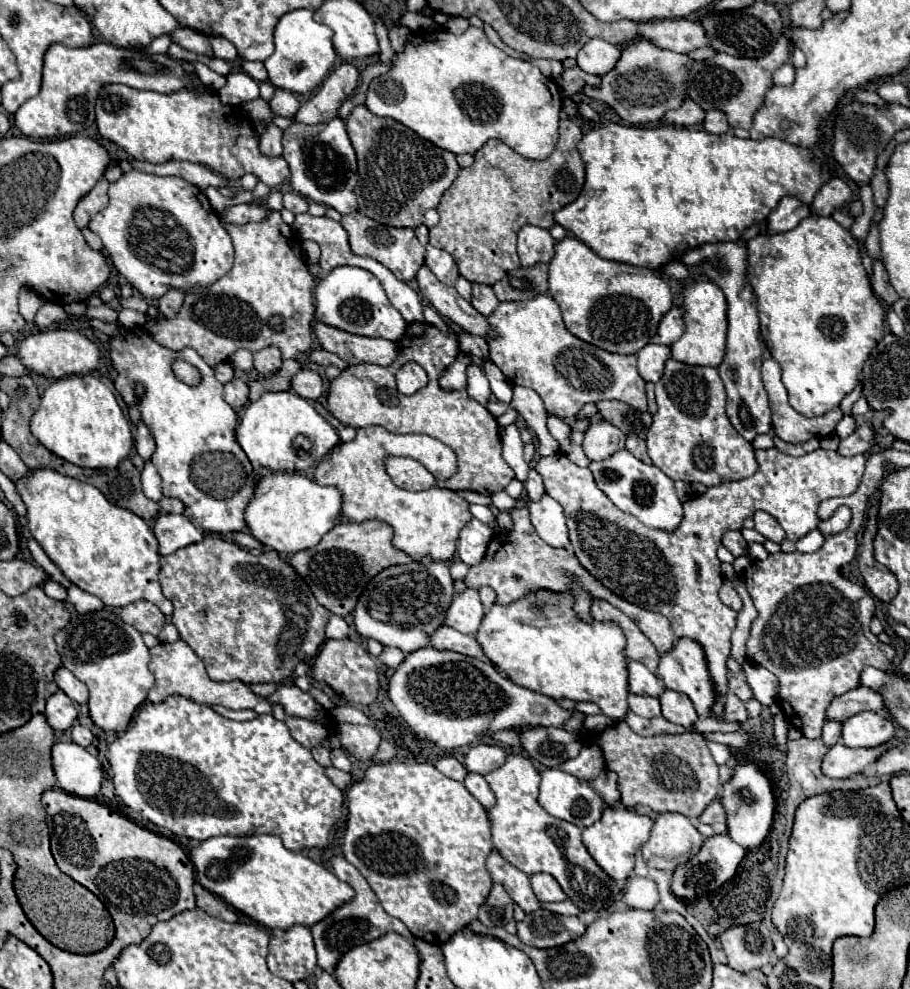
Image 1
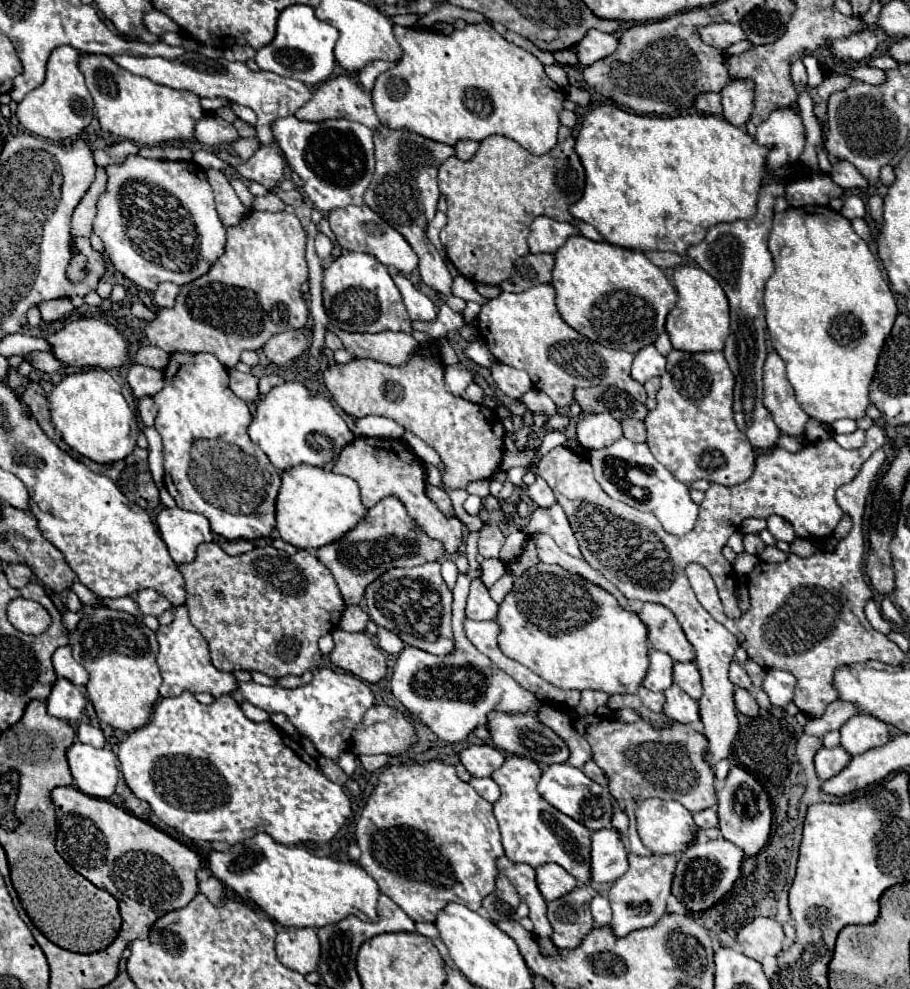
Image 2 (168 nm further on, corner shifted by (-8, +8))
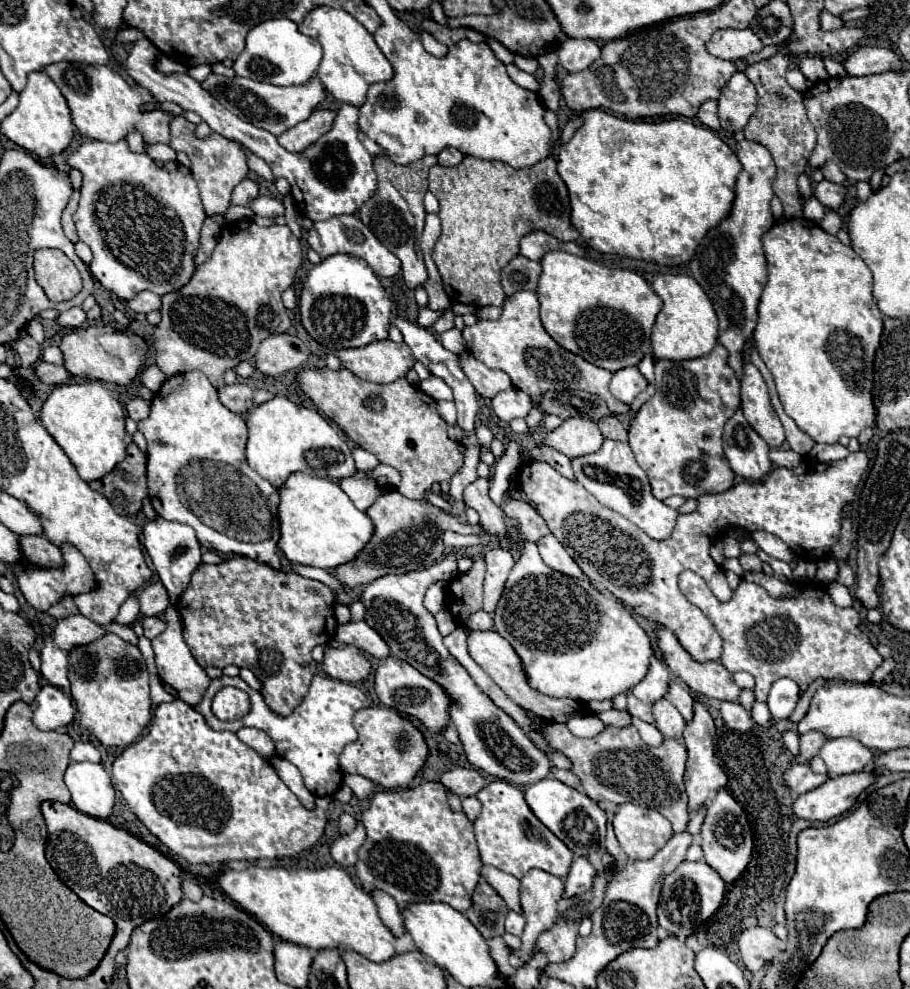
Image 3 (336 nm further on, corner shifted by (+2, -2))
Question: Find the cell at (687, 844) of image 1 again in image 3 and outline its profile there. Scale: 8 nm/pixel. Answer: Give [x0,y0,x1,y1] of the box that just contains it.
[613,803,673,859]

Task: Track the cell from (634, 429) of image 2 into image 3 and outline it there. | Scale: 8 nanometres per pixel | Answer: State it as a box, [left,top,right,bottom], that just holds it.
[599,417,627,441]

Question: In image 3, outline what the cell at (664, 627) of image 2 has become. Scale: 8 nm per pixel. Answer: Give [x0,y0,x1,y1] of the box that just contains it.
[657,627,741,701]

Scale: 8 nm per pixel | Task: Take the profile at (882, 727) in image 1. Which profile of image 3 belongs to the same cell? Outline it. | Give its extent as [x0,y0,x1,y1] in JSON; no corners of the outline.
[819,739,875,775]

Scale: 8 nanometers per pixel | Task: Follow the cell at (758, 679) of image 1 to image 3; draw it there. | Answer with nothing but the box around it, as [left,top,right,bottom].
[767,679,799,719]

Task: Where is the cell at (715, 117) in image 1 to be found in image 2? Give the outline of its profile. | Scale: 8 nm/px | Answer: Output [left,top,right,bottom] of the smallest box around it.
[723,79,755,127]

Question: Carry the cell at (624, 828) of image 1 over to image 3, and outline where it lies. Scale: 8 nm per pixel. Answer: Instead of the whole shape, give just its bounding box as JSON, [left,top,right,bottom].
[565,857,597,897]

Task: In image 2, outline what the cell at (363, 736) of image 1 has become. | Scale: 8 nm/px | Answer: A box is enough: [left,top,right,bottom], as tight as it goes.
[351,705,417,757]

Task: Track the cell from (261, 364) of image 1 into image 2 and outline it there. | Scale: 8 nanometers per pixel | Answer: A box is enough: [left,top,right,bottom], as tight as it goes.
[263,329,309,365]

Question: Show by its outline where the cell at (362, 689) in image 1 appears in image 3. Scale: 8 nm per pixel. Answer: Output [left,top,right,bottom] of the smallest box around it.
[323,645,371,683]

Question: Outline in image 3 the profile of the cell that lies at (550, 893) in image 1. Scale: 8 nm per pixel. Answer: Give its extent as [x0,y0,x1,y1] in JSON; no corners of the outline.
[509,869,565,969]

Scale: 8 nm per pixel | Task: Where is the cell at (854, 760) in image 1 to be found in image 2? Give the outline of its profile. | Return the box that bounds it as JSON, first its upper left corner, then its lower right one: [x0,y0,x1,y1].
[813,747,851,781]

